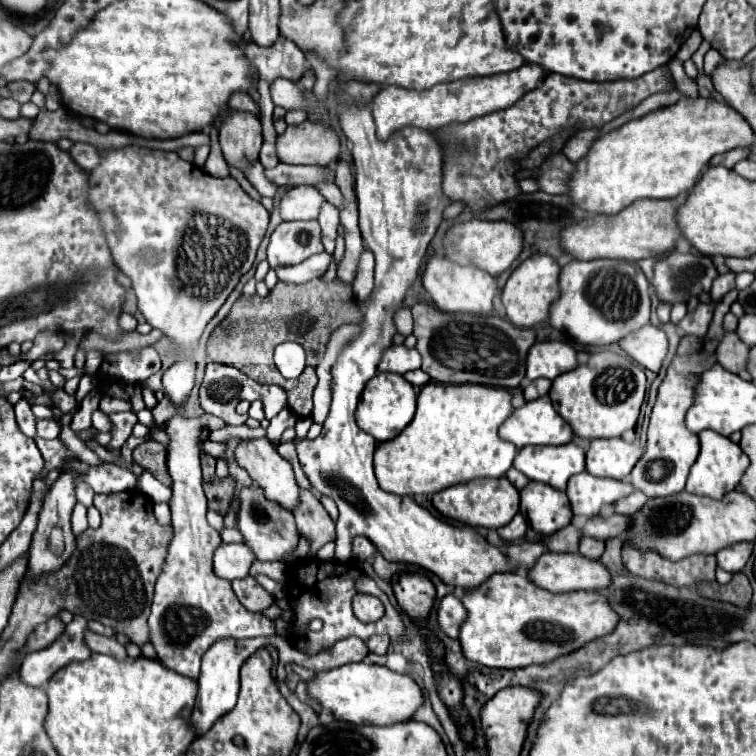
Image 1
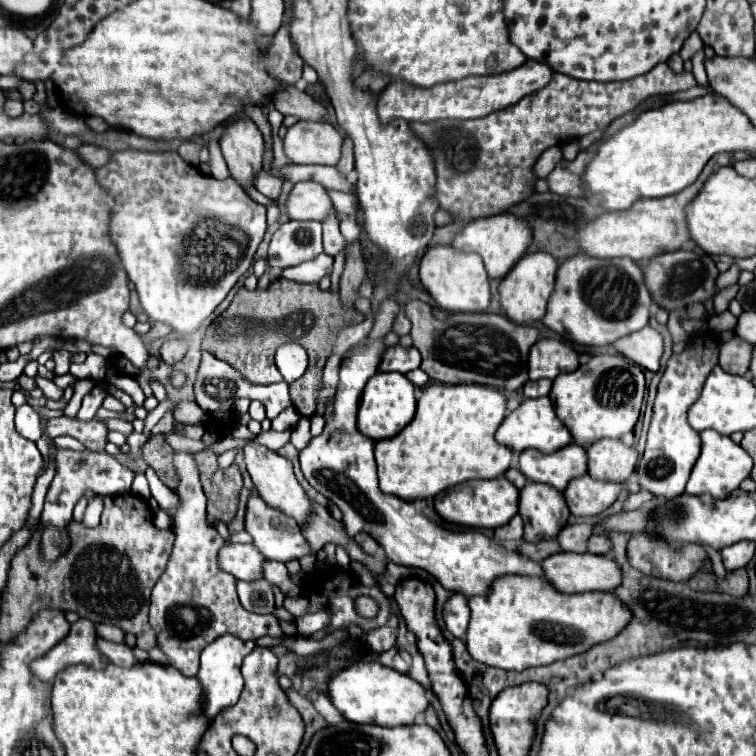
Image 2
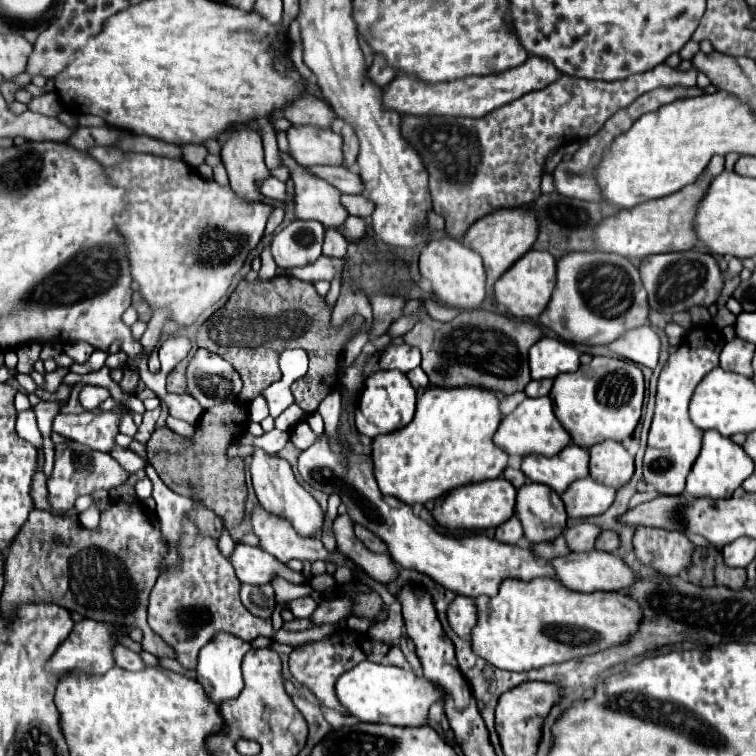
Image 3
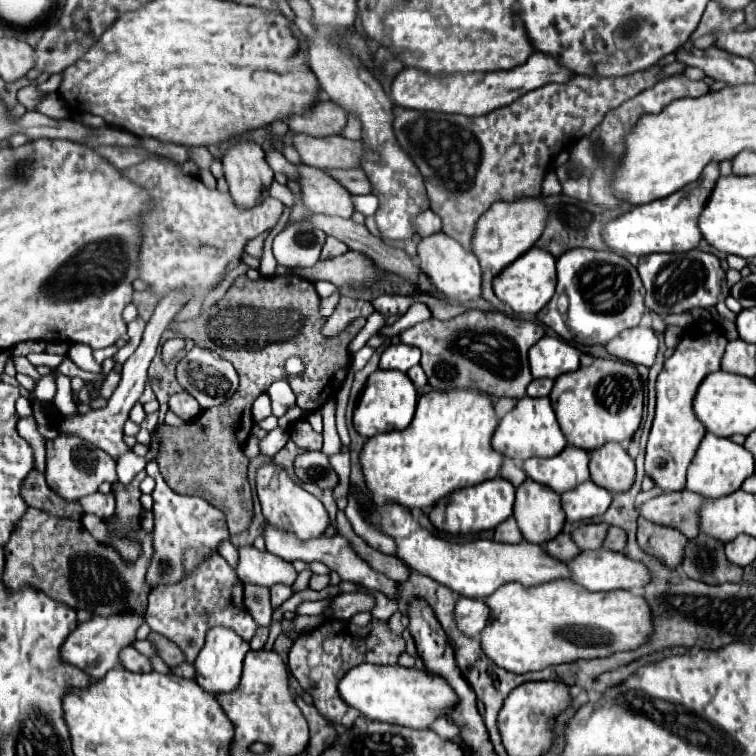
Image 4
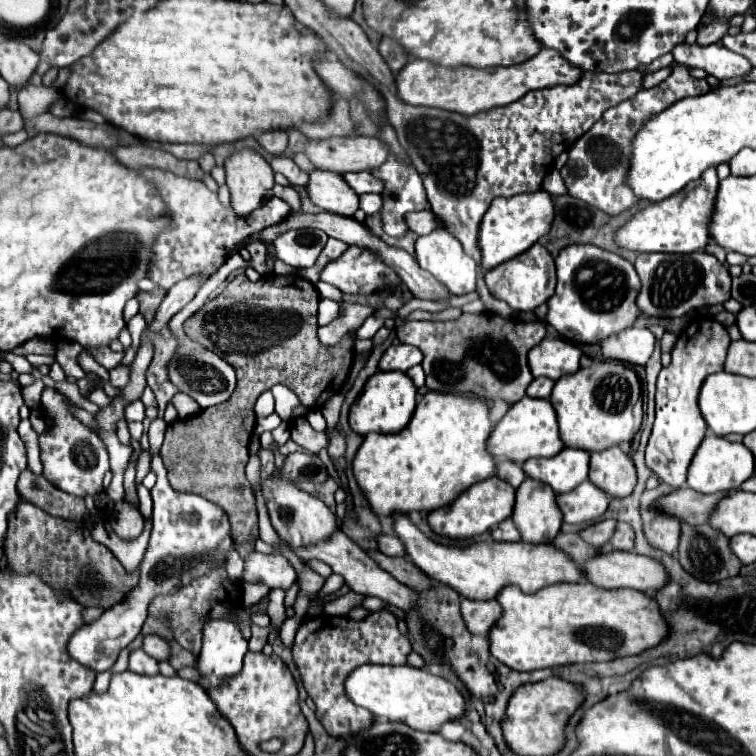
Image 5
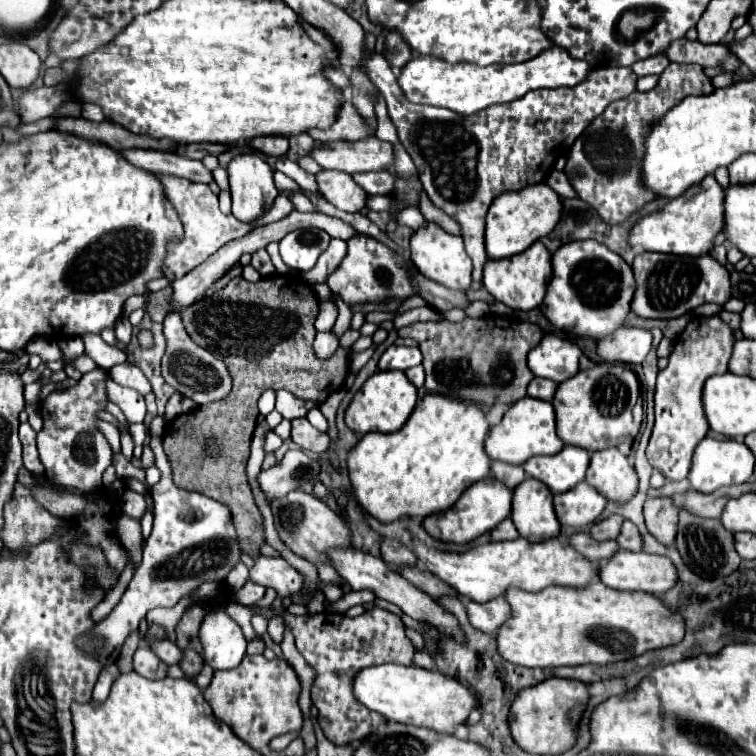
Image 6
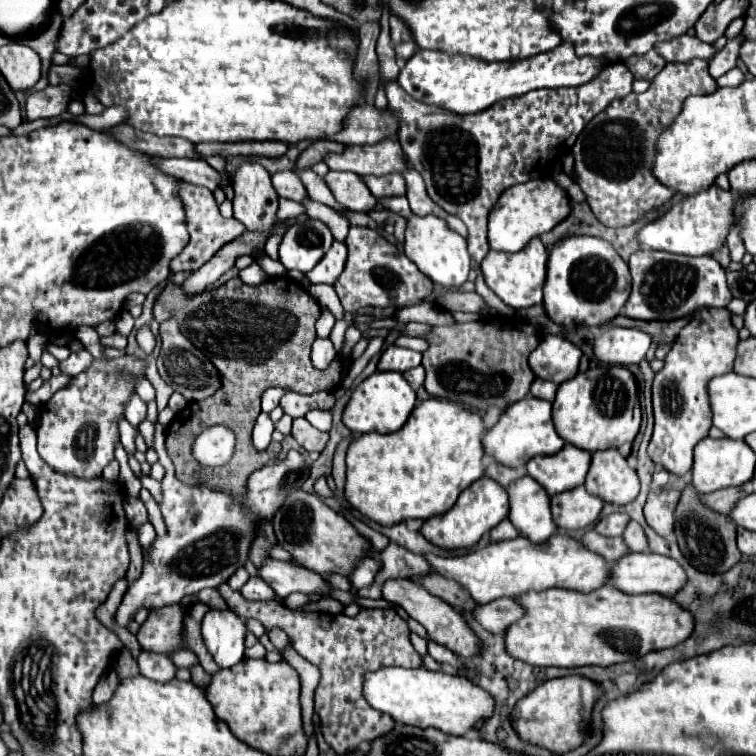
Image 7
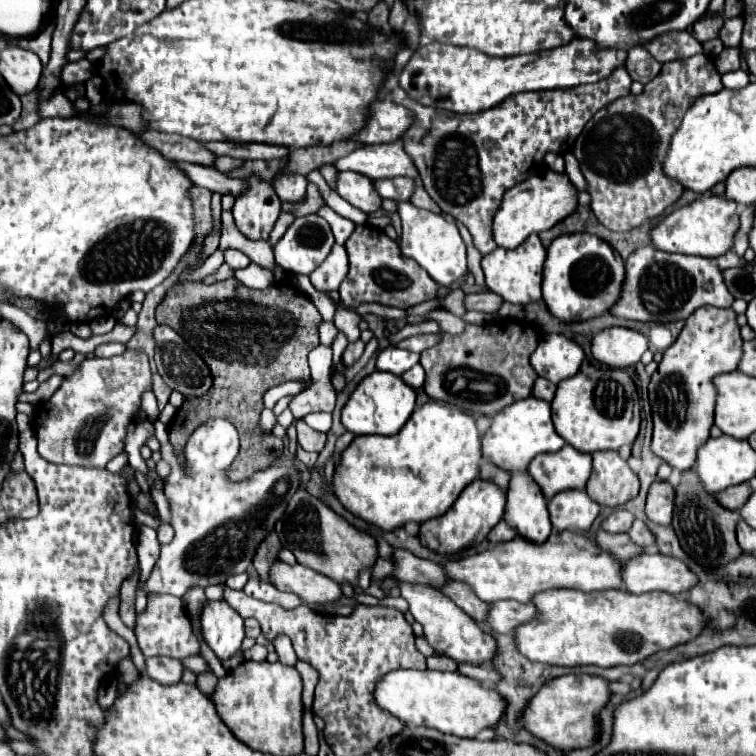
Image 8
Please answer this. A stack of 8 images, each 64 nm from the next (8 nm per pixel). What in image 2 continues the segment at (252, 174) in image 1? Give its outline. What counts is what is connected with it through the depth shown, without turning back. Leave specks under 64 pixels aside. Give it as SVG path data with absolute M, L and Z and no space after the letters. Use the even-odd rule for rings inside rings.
M260 172L258 178L256 178L256 190L262 192L264 196L276 200L280 196L280 192L282 192L282 180L272 178L268 172Z

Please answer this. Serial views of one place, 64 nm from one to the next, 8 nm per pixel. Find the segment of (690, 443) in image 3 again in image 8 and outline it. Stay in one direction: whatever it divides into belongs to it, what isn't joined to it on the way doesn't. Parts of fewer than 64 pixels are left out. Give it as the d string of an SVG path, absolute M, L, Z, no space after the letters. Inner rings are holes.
M702 306L686 322L678 340L664 352L658 370L650 376L650 406L654 418L652 452L676 470L688 470L696 462L698 448L710 438L714 424L716 386L714 376L732 372L742 358L740 326L732 308Z

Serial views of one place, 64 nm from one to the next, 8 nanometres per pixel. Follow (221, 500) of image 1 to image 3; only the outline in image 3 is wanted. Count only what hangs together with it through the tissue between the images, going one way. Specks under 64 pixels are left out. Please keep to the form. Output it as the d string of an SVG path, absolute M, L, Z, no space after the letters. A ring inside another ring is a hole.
M228 404L206 410L198 424L196 432L190 438L178 436L168 426L156 428L152 438L148 440L148 462L156 468L158 476L164 484L176 494L196 496L208 508L222 516L226 530L238 526L246 514L246 480L244 480L244 458L230 458L228 446L238 442L244 436L240 428L228 428ZM190 442L190 446L186 446Z

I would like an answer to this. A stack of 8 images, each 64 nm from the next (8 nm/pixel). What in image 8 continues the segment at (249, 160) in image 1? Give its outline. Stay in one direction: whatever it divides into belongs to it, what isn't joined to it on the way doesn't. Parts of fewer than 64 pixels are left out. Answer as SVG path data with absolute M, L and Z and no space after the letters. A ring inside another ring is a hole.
M248 178L250 190L236 198L232 208L238 230L248 240L268 240L282 210L282 202L274 188L258 178Z

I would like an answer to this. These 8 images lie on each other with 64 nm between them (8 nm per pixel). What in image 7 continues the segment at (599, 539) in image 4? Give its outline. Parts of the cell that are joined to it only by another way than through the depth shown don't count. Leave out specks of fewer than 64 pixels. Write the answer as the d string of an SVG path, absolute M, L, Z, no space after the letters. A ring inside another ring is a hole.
M616 512L616 514L610 514L608 518L602 518L594 530L600 532L602 536L622 536L624 528L628 526L630 522L630 516L624 514L624 512Z

